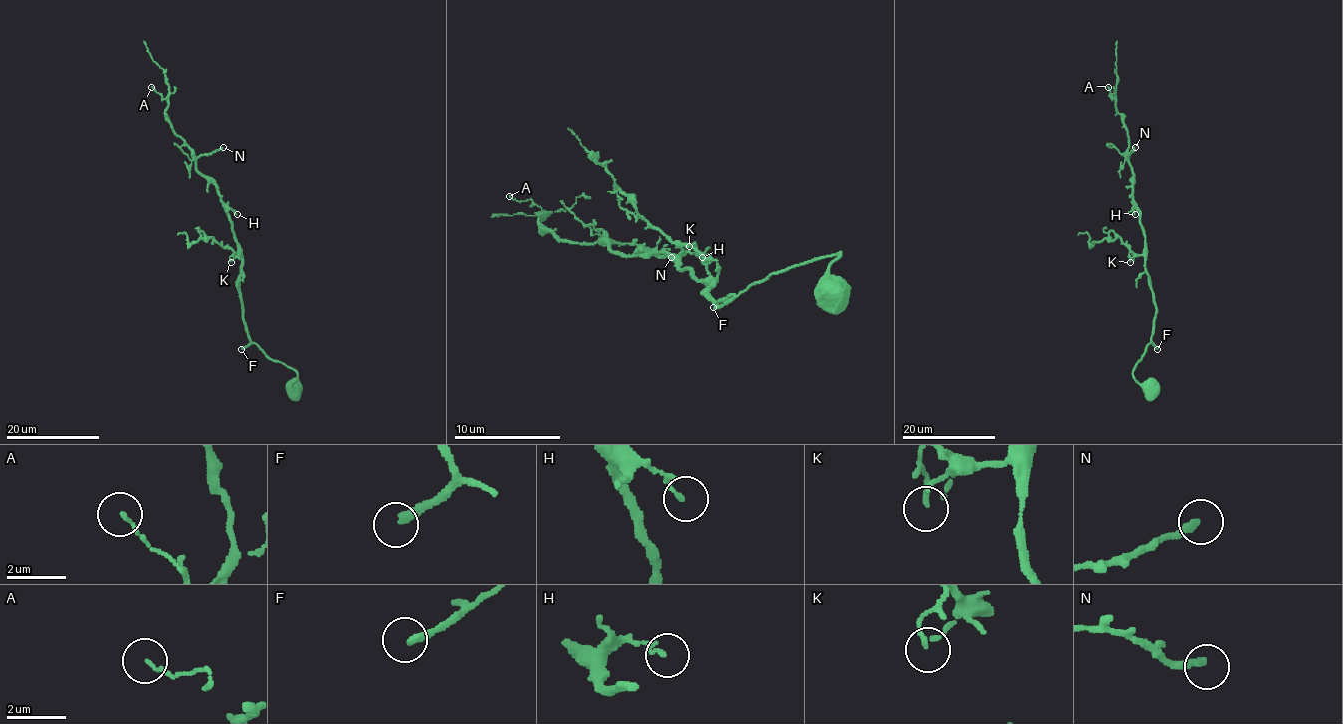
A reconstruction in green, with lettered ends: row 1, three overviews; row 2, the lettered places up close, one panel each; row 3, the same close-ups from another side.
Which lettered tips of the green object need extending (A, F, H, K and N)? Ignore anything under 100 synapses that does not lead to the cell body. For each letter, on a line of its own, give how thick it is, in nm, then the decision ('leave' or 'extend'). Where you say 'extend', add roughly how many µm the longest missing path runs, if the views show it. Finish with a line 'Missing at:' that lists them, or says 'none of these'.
A: 100 nm thick; leave
F: 280 nm thick; extend; about 350 µm are missing
H: 110 nm thick; leave
K: 140 nm thick; leave
N: 240 nm thick; leave
Missing at: F

